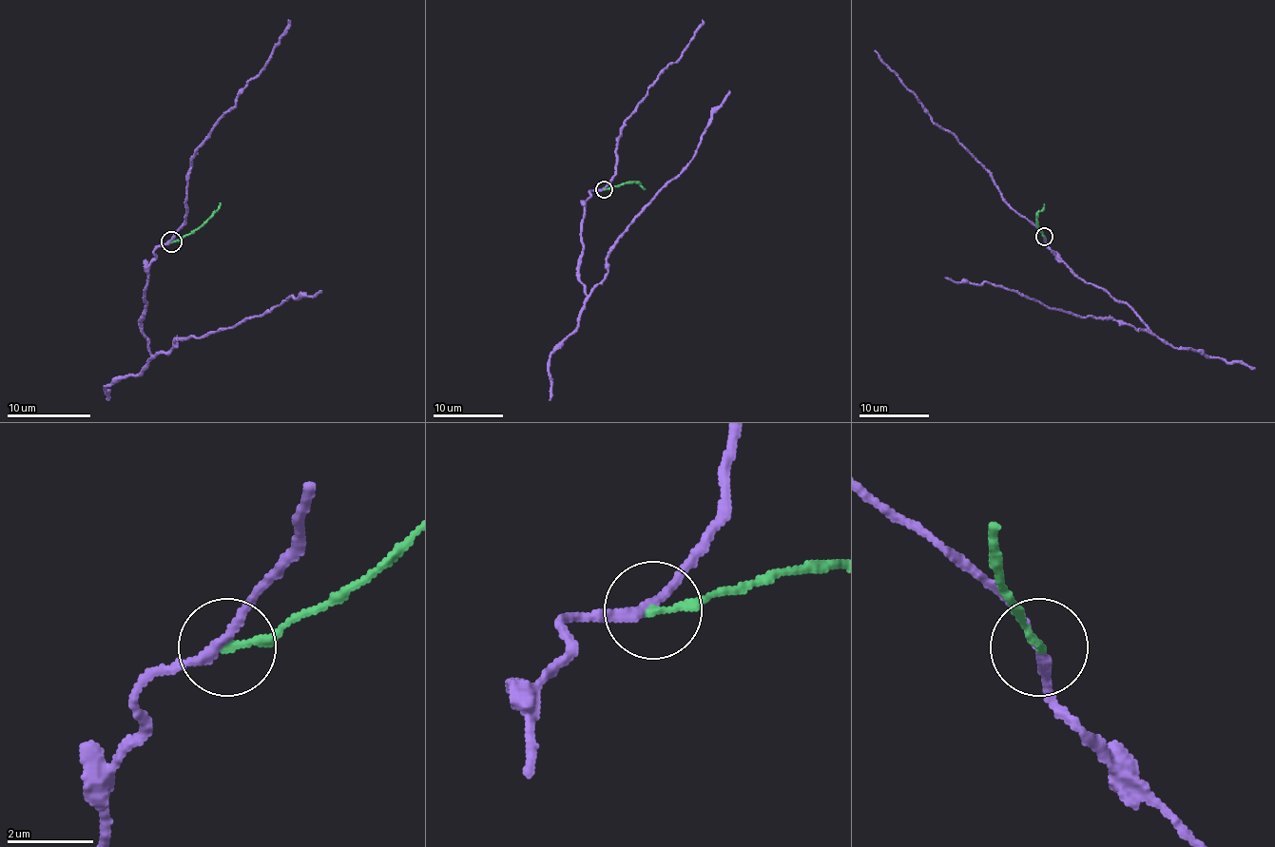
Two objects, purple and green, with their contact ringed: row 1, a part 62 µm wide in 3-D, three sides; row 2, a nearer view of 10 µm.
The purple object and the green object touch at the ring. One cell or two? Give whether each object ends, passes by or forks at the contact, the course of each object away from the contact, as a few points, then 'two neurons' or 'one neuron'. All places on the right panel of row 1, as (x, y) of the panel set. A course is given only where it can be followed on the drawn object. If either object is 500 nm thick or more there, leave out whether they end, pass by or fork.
purple passes by; green ends; course purple (1043, 236), (1075, 273), (1126, 302), (1150, 330), (1051, 309), (986, 281), (957, 283), (945, 278); course green (1043, 236), (1036, 221), (1043, 204); two neurons

